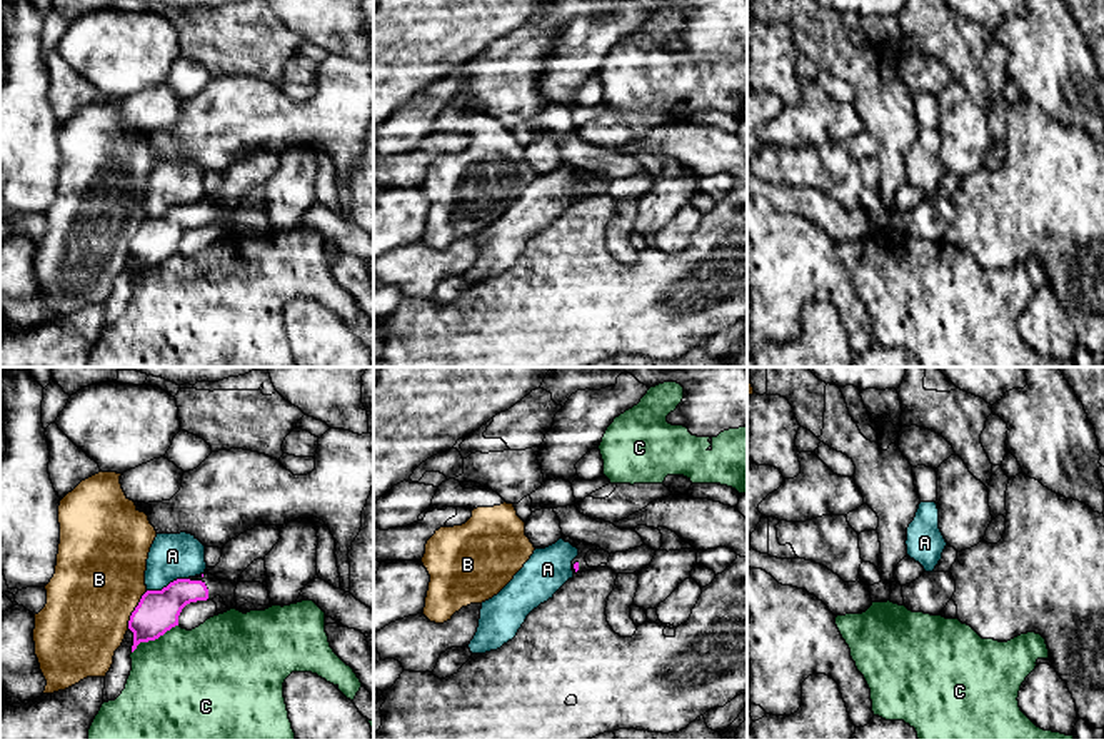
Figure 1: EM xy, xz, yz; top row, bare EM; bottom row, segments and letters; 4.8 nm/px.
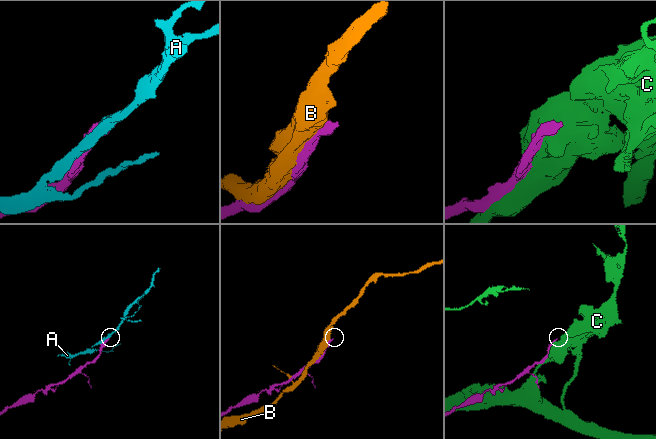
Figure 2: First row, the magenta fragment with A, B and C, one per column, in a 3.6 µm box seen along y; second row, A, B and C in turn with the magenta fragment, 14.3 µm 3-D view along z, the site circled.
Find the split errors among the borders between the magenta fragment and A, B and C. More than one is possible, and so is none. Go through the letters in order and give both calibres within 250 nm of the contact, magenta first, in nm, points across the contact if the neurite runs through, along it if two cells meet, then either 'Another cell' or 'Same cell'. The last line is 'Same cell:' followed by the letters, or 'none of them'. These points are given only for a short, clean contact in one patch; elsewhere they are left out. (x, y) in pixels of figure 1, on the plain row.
A: Thickness 200 nm (magenta) against 220 nm. Another cell
B: Thickness 200 nm (magenta) against 440 nm. Another cell
C: Thickness 200 nm (magenta) against 500 nm. Another cell
Same cell: none of them

